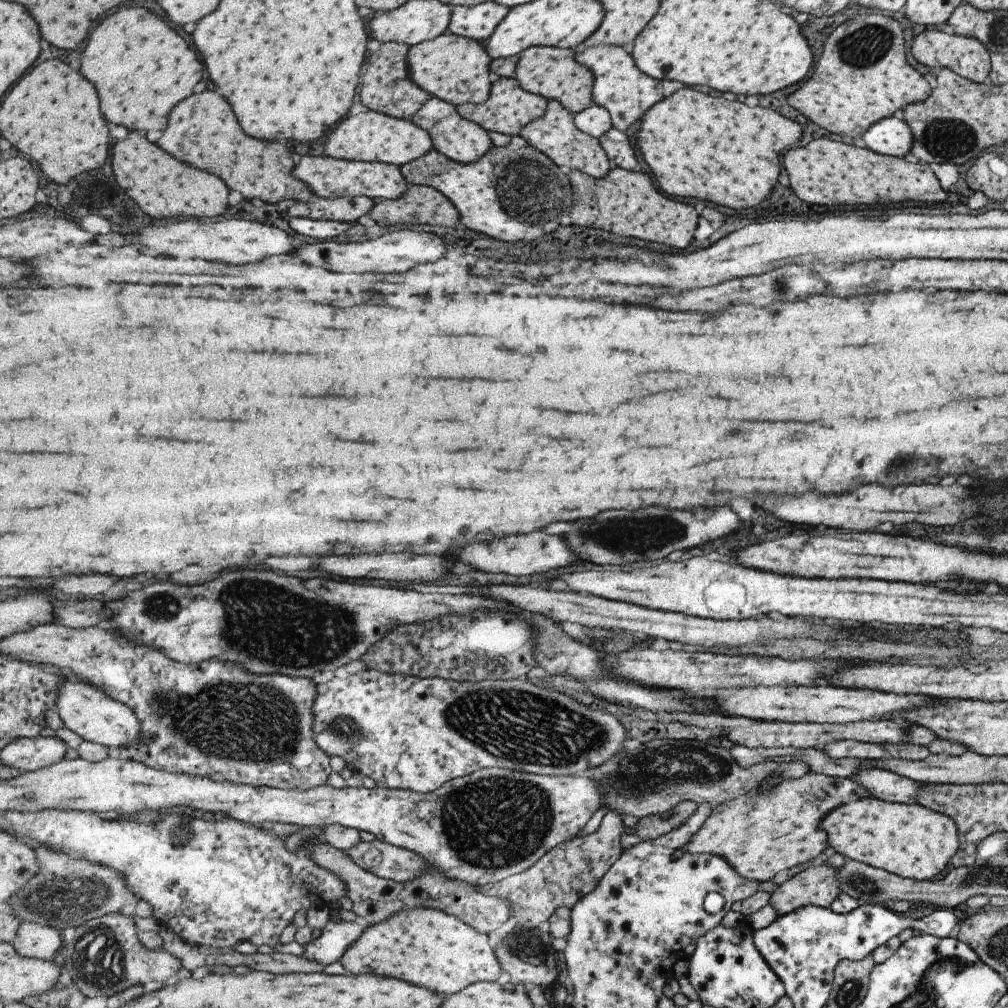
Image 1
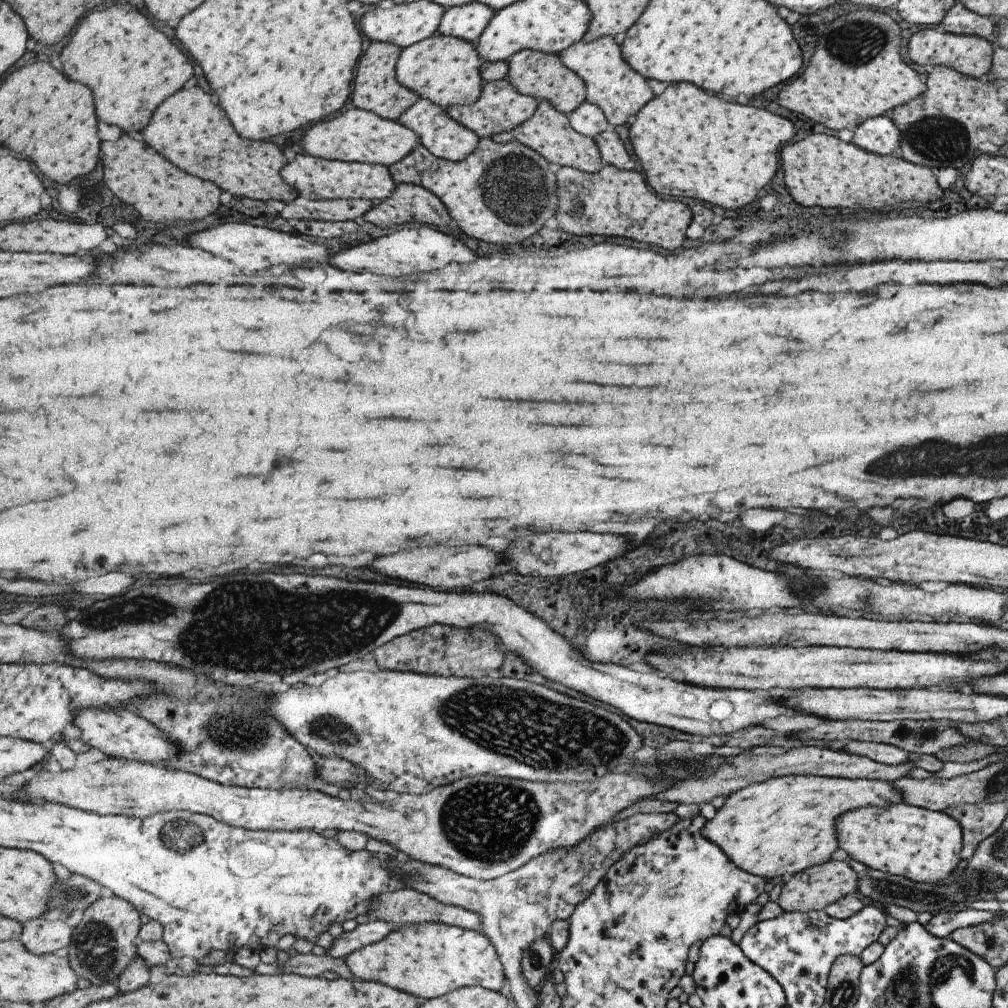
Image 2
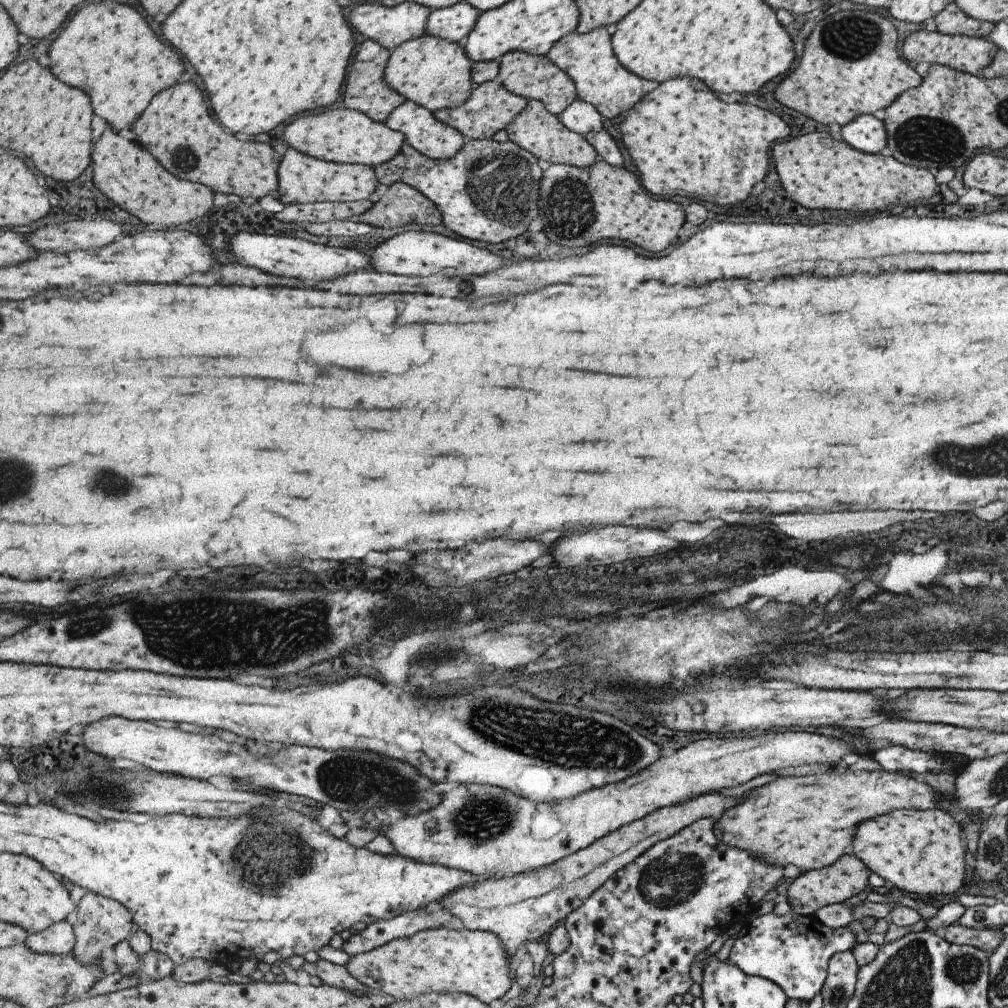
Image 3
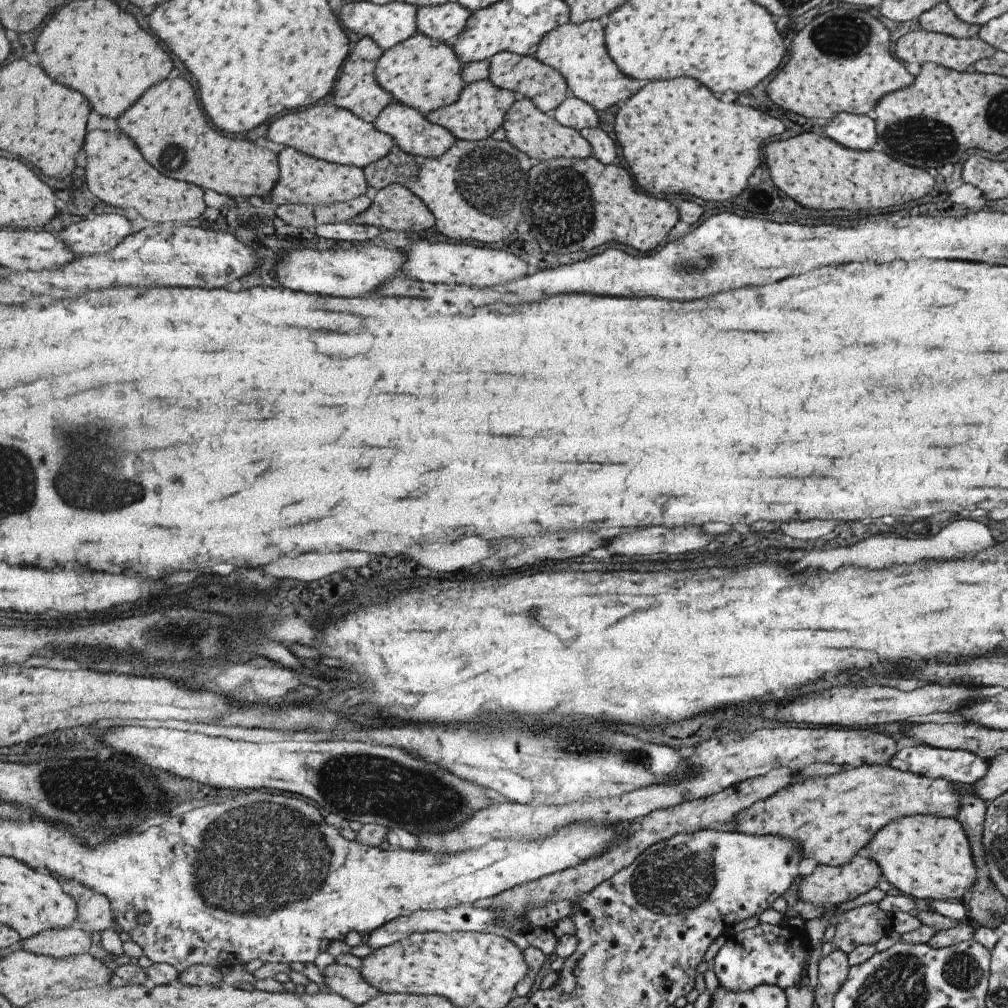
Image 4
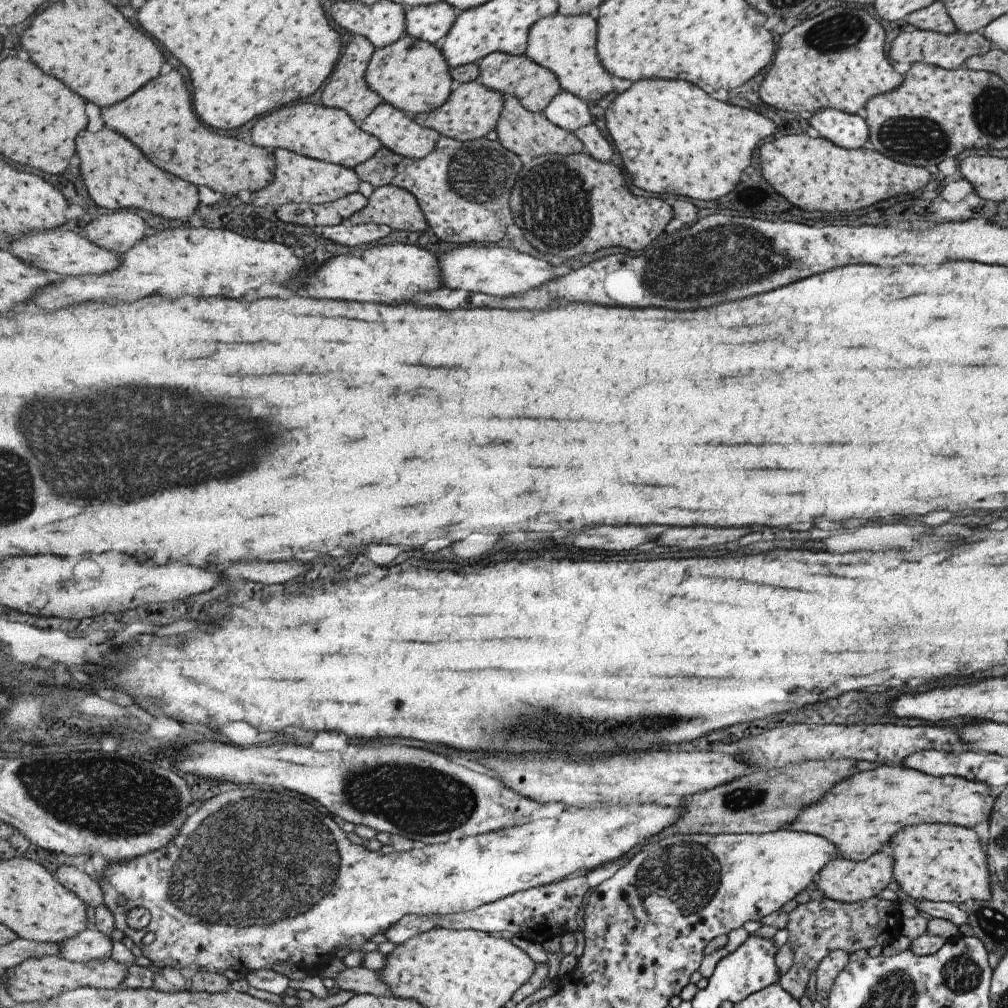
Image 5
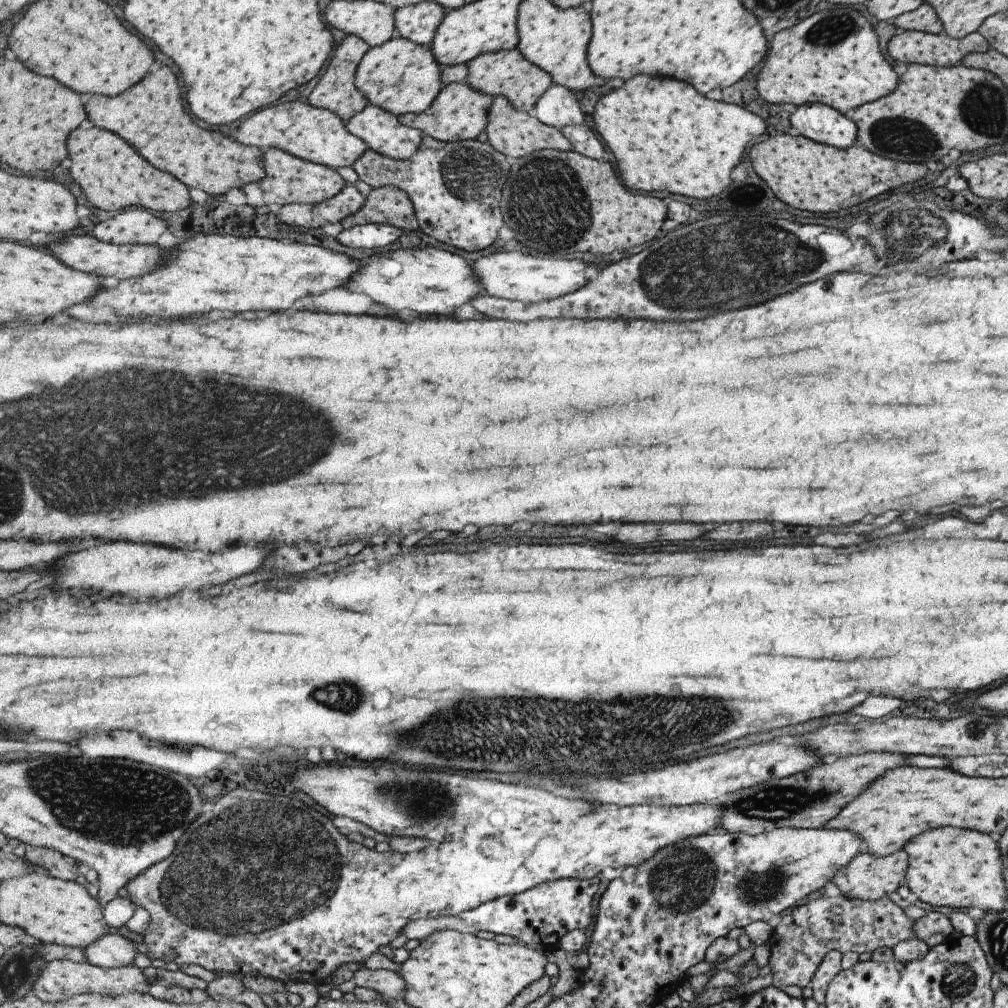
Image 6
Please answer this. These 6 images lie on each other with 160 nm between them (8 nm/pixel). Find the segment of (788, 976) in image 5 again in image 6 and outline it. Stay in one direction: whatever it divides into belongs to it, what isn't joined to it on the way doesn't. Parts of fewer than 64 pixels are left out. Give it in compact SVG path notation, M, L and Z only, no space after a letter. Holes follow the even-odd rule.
M839 894L835 898L823 896L817 900L811 900L786 913L779 920L779 924L772 929L771 938L765 942L770 951L768 965L771 973L771 986L778 990L785 986L796 986L800 989L808 986L817 966L831 950L841 955L845 952L855 952L858 955L864 952L872 953L883 947L893 949L899 942L909 940L909 938L917 938L913 934L913 920L905 915L903 909L893 904L888 896L878 900L858 900Z

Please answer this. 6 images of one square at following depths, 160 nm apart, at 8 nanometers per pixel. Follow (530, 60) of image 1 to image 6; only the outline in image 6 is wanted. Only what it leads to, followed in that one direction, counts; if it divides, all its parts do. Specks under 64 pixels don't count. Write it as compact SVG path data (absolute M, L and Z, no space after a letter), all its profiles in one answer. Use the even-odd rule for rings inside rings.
M519 48L510 51L485 53L468 62L469 76L466 82L477 90L506 96L519 110L530 111L555 83L555 80L540 66L532 63Z

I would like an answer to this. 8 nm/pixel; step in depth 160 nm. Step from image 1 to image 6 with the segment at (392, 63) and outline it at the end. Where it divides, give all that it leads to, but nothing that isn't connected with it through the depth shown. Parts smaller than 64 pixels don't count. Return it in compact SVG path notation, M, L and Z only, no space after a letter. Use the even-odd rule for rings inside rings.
M347 35L336 50L335 58L328 63L327 70L319 80L319 86L311 92L309 103L322 109L335 111L335 114L338 114L346 123L362 113L369 104L369 100L366 94L359 90L355 77L358 74L359 65L370 48L360 36Z

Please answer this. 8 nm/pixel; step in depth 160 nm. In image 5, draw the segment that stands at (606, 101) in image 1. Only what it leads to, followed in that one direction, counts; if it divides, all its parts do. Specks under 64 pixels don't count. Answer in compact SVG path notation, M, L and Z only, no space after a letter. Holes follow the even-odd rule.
M553 14L538 21L530 30L526 55L557 75L563 91L595 102L613 92L613 76L599 64L595 54L595 20L591 16Z

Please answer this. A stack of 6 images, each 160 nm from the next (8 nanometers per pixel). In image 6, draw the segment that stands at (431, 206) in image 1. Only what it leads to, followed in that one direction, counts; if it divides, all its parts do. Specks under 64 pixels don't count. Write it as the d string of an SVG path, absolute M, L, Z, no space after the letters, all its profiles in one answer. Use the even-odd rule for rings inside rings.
M393 185L373 188L363 208L341 222L345 229L369 223L393 225L403 231L420 228L412 198L407 191Z

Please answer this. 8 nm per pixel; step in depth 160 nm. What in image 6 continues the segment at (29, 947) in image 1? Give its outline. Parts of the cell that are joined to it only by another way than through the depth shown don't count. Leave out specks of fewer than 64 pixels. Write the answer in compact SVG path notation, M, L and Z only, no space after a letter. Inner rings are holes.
M118 931L107 933L107 936L95 940L91 946L85 948L85 958L95 966L113 969L121 966L133 966L133 960L137 956L134 942Z

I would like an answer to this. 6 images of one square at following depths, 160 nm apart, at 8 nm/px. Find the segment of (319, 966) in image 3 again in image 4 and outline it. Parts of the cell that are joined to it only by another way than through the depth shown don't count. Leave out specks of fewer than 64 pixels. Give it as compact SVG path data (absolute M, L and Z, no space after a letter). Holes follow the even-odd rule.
M333 963L325 967L322 975L330 991L358 1005L367 1004L371 998L382 994L373 984L367 982L360 969Z

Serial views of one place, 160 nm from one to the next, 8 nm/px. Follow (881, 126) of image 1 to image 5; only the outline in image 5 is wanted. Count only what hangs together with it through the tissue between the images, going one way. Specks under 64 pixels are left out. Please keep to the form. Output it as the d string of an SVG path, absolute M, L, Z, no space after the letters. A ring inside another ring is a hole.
M819 108L807 120L810 132L843 149L862 149L867 142L867 124L857 115Z

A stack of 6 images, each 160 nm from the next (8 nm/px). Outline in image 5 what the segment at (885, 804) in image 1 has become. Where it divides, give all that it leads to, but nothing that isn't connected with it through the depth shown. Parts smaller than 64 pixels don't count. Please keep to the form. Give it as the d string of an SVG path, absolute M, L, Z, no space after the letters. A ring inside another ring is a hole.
M923 823L899 830L889 840L886 849L893 858L892 880L899 885L900 895L910 901L947 902L959 905L965 900L983 901L991 898L989 867L985 853L985 840L970 828L945 823Z

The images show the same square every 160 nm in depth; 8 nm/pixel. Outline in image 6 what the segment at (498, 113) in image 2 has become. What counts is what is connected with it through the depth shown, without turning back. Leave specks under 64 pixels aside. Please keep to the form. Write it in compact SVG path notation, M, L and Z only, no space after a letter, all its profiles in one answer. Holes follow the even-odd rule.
M467 82L453 83L445 85L437 100L425 112L404 114L400 121L407 126L422 130L425 136L429 135L440 141L468 141L477 138L481 132L486 132L490 124L490 110L493 106L492 95L475 89Z

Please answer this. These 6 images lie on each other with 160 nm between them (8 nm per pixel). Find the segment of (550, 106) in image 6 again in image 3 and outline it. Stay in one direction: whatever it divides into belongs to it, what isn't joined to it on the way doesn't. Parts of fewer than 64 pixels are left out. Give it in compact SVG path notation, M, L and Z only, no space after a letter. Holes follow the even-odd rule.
M577 99L564 110L559 118L567 125L569 130L586 135L587 132L601 130L601 116L596 107L591 103Z

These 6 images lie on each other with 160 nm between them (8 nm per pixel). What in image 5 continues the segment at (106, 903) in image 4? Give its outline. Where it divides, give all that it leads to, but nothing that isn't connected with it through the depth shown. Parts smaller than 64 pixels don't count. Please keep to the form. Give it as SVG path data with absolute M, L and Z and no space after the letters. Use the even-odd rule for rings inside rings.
M59 866L54 875L62 886L77 894L87 906L96 910L101 904L105 904L101 884L76 866Z

